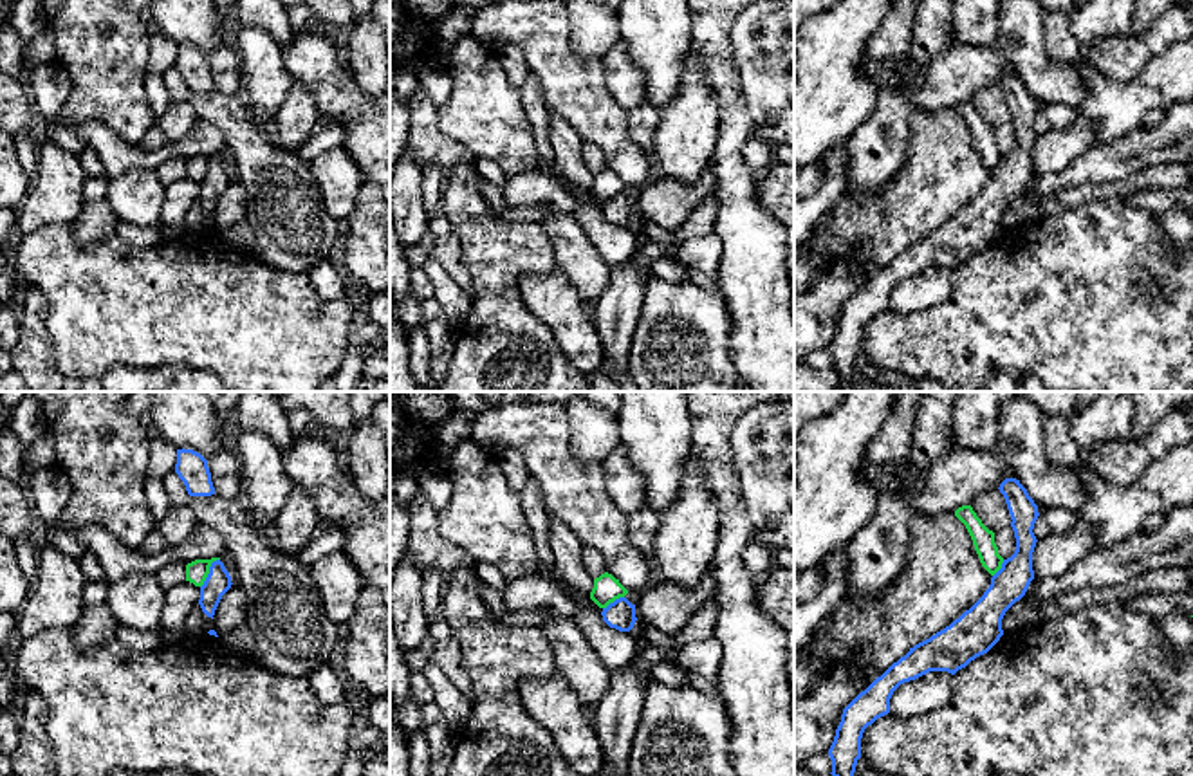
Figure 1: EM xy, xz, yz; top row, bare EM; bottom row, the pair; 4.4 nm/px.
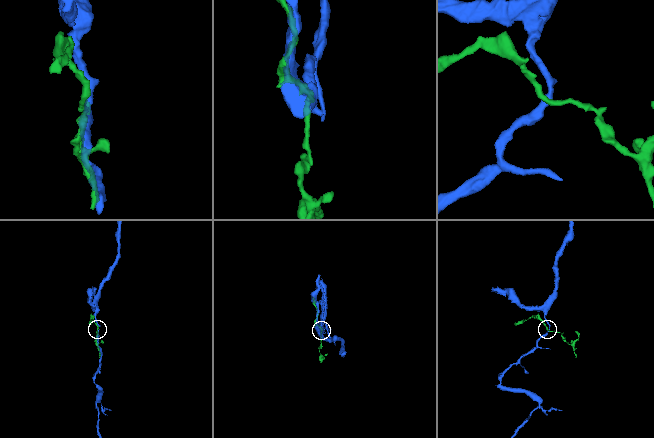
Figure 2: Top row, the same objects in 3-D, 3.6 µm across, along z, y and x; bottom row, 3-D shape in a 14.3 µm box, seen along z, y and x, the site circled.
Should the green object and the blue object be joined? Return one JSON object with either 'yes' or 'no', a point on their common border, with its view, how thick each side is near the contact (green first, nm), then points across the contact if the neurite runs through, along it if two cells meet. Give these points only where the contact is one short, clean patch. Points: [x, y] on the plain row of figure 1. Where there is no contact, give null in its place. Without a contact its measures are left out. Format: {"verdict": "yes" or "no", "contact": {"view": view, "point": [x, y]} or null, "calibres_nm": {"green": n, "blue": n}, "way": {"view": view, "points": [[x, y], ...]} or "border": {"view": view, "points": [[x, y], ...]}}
{"verdict": "no", "contact": {"view": "xy", "point": [208, 168]}, "calibres_nm": {"green": 100, "blue": 110}, "border": {"view": "xy", "points": [[219, 154], [212, 159], [201, 183]]}}

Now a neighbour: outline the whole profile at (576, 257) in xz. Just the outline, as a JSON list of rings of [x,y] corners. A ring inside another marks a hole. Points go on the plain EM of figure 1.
[[[556,209],[543,226],[554,244],[556,267],[567,274],[585,307],[592,309],[610,283],[612,269],[588,240],[576,215]]]

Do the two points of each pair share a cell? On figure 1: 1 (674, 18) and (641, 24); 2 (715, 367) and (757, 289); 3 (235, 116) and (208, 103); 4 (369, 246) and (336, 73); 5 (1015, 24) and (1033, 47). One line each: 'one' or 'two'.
1: one
2: two
3: one
4: one
5: one

